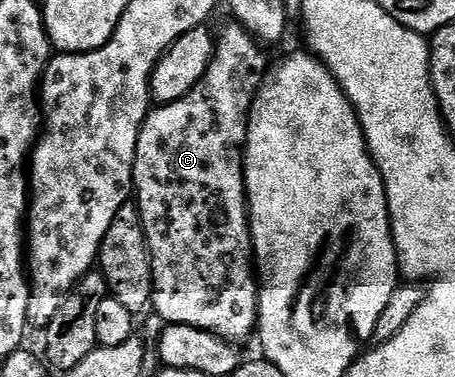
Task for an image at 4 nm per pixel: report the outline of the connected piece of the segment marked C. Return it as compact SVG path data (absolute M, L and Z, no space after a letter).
M230 26L214 40L211 60L201 81L185 97L148 110L147 120L139 129L131 178L133 199L139 208L151 254L153 311L164 319L164 324L189 325L236 341L250 335L252 338L259 322L260 286L251 250L243 149L247 142L247 114L269 70L269 62L254 35L244 27Z

